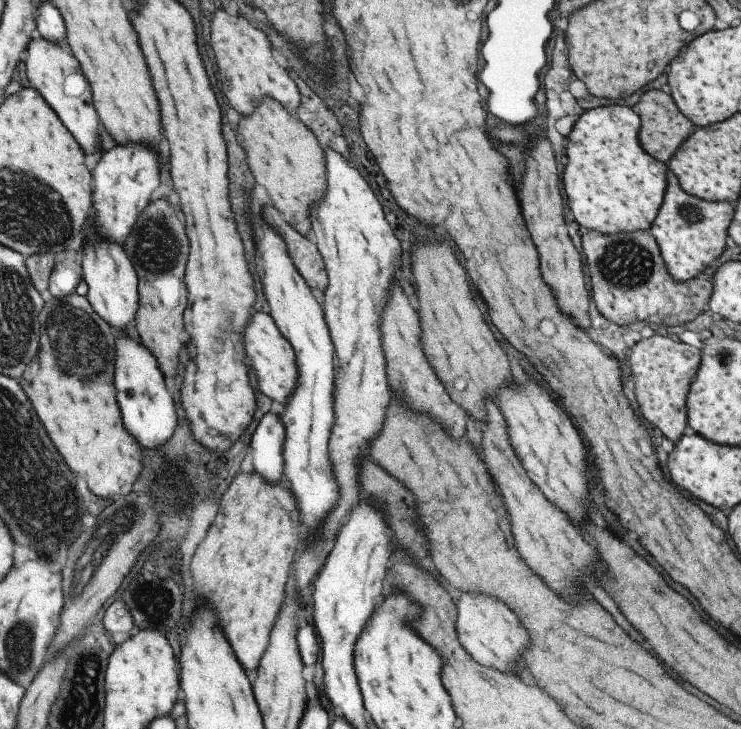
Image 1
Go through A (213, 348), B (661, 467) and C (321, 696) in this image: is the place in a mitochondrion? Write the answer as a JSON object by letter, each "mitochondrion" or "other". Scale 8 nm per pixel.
{"A":"mitochondrion","B":"other","C":"other"}

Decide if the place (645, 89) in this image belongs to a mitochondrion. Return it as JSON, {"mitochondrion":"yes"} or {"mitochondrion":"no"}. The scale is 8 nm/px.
{"mitochondrion":"no"}

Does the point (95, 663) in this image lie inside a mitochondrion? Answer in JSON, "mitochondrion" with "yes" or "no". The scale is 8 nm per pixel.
{"mitochondrion":"yes"}

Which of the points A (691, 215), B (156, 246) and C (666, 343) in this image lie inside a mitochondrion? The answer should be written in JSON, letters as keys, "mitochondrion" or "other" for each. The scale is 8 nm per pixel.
{"A":"mitochondrion","B":"mitochondrion","C":"other"}

